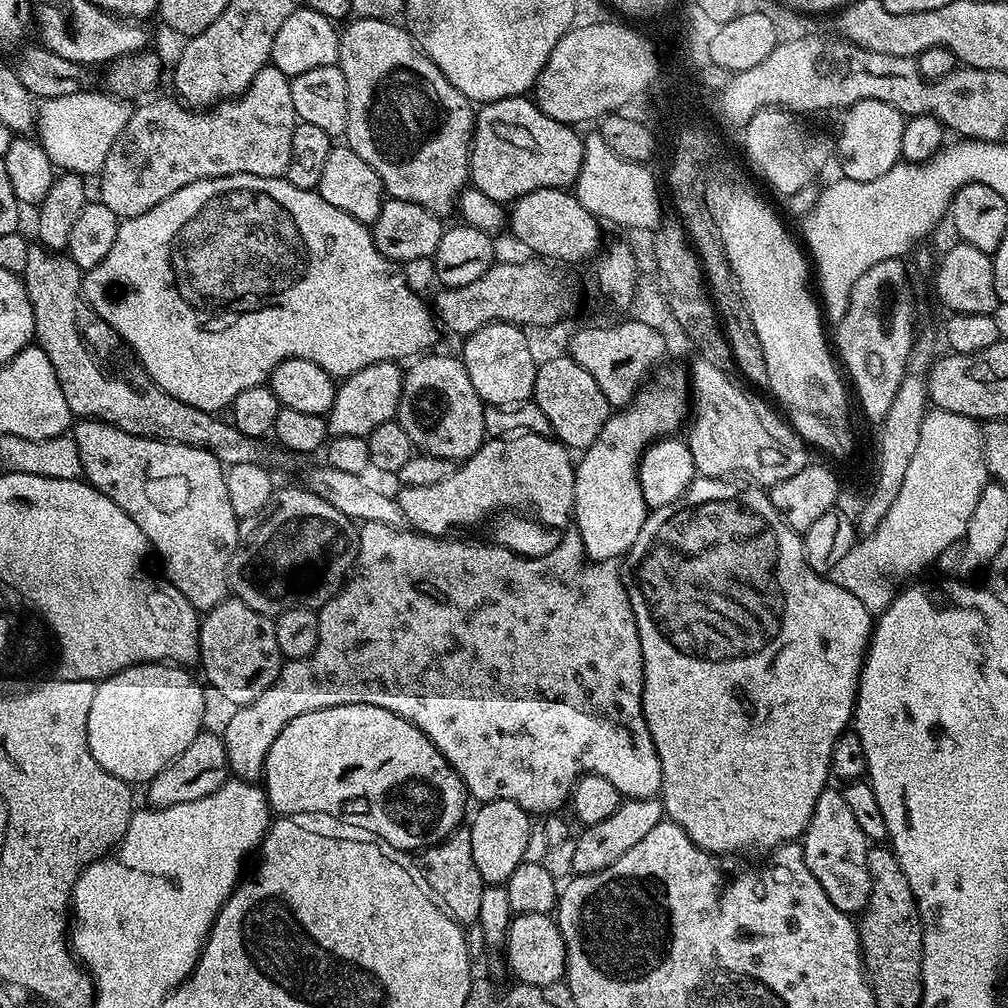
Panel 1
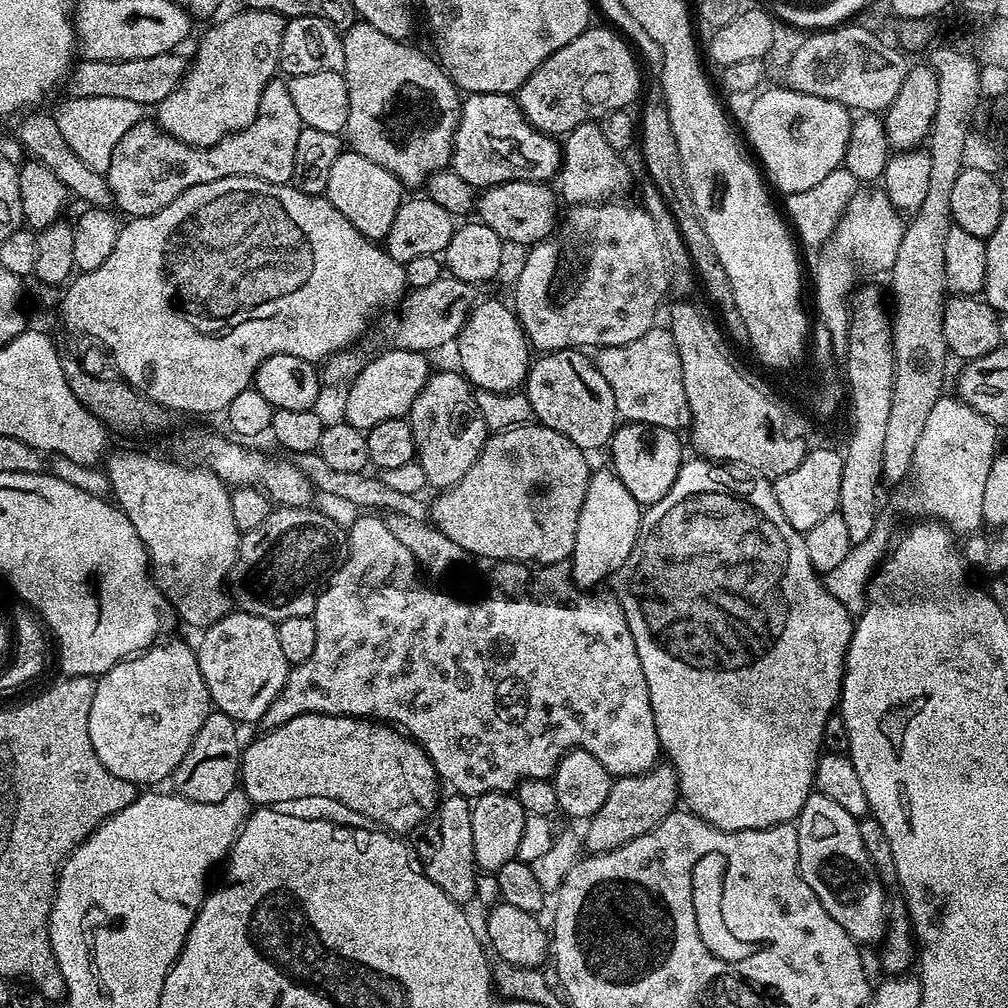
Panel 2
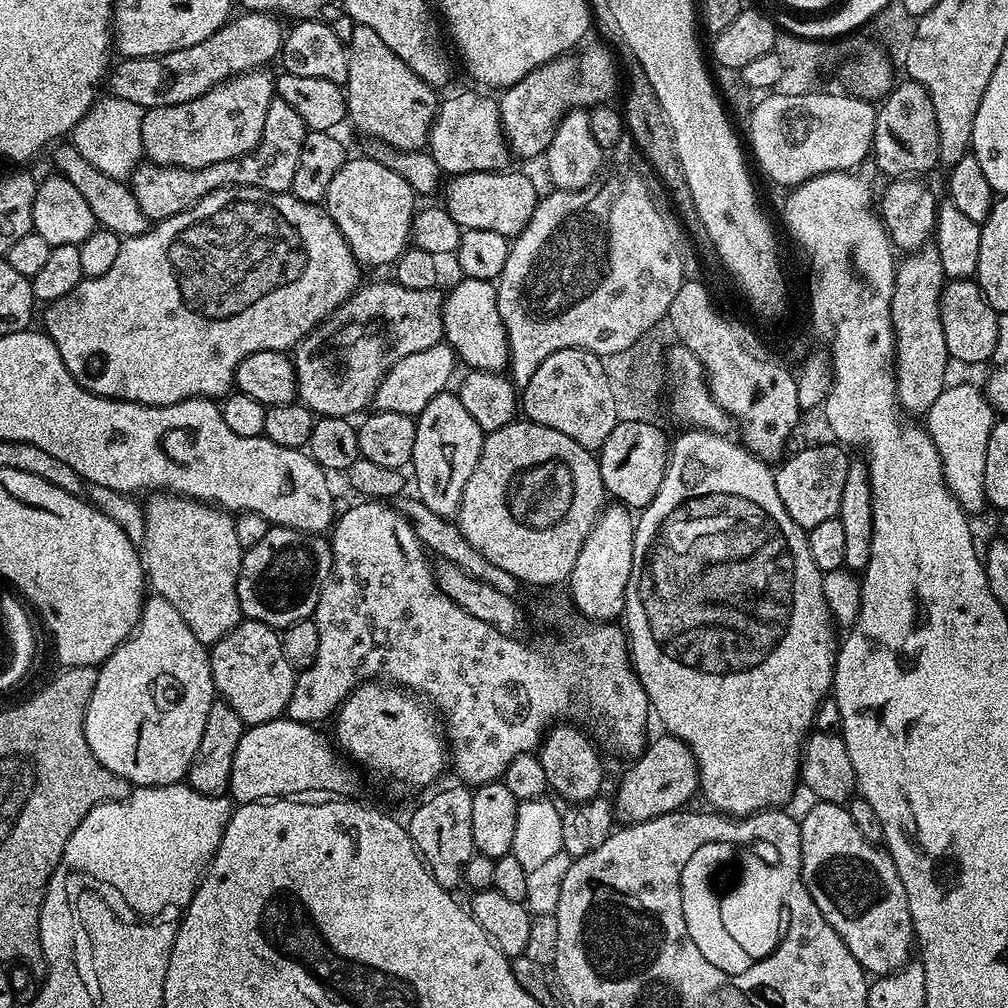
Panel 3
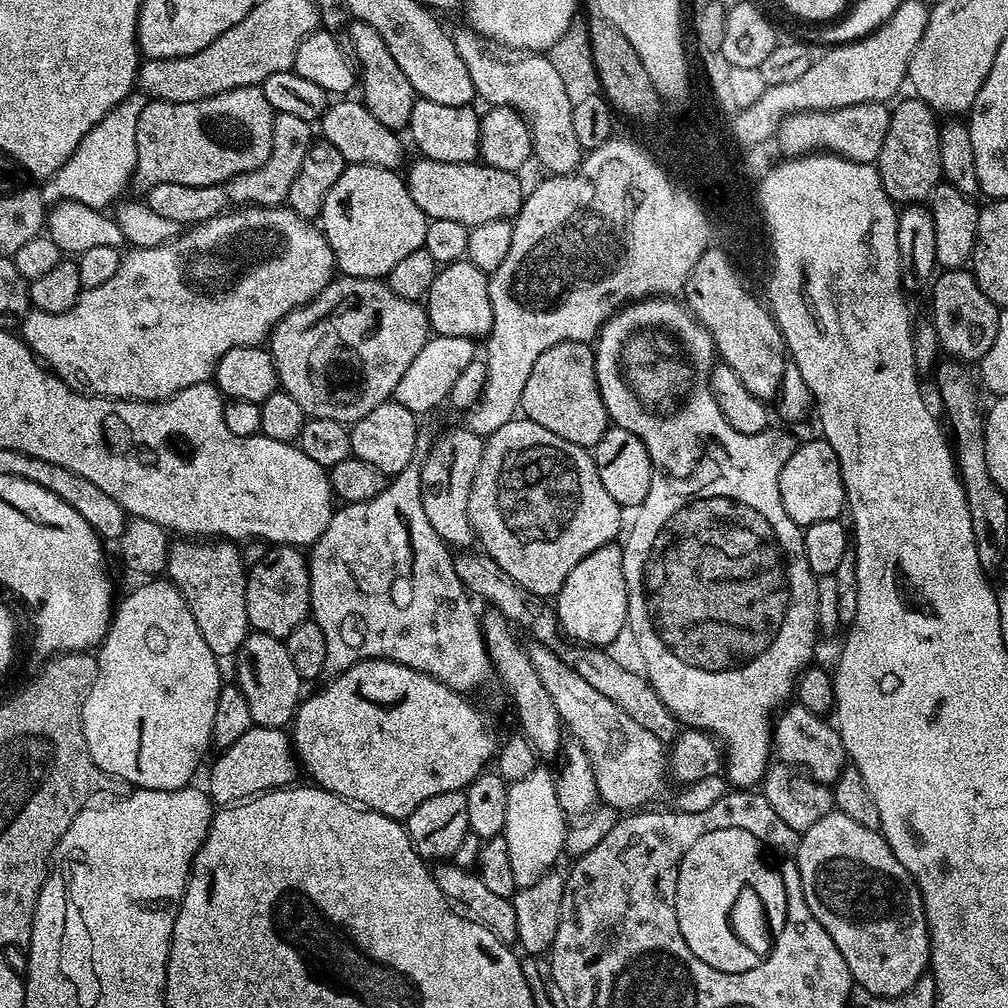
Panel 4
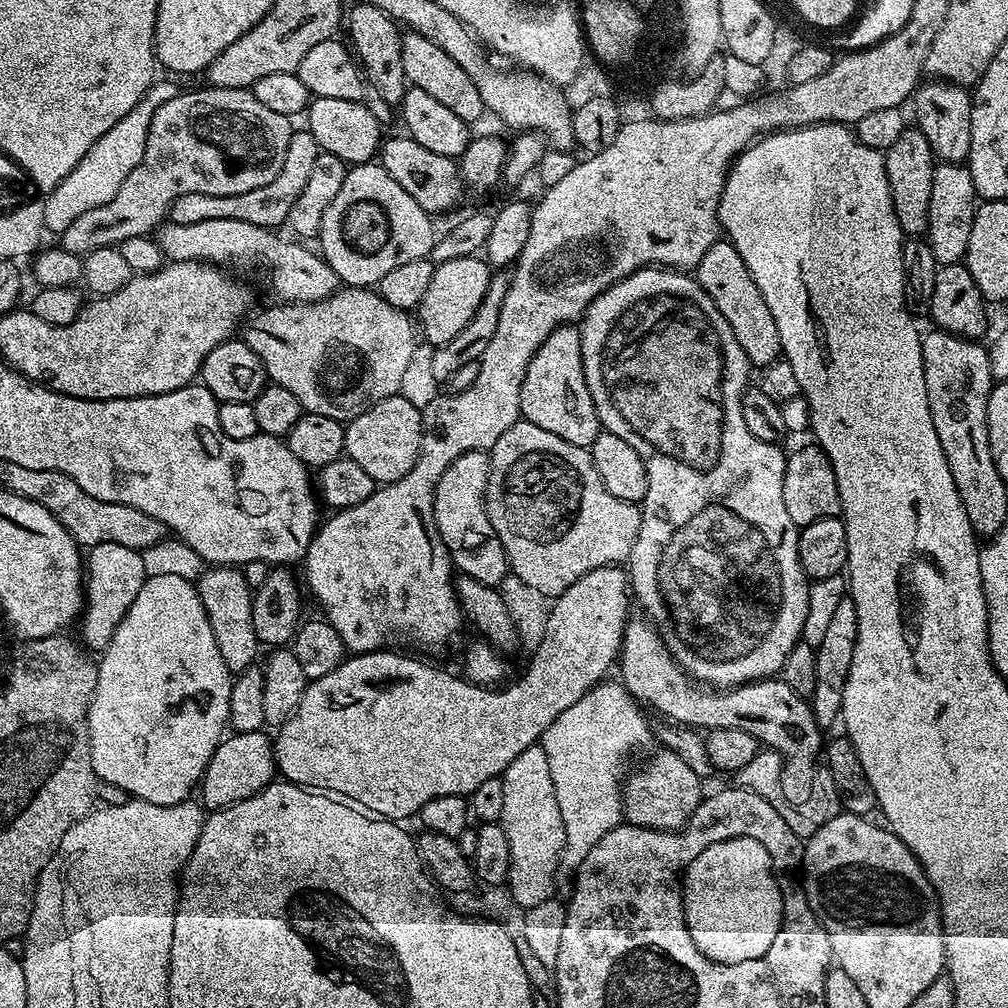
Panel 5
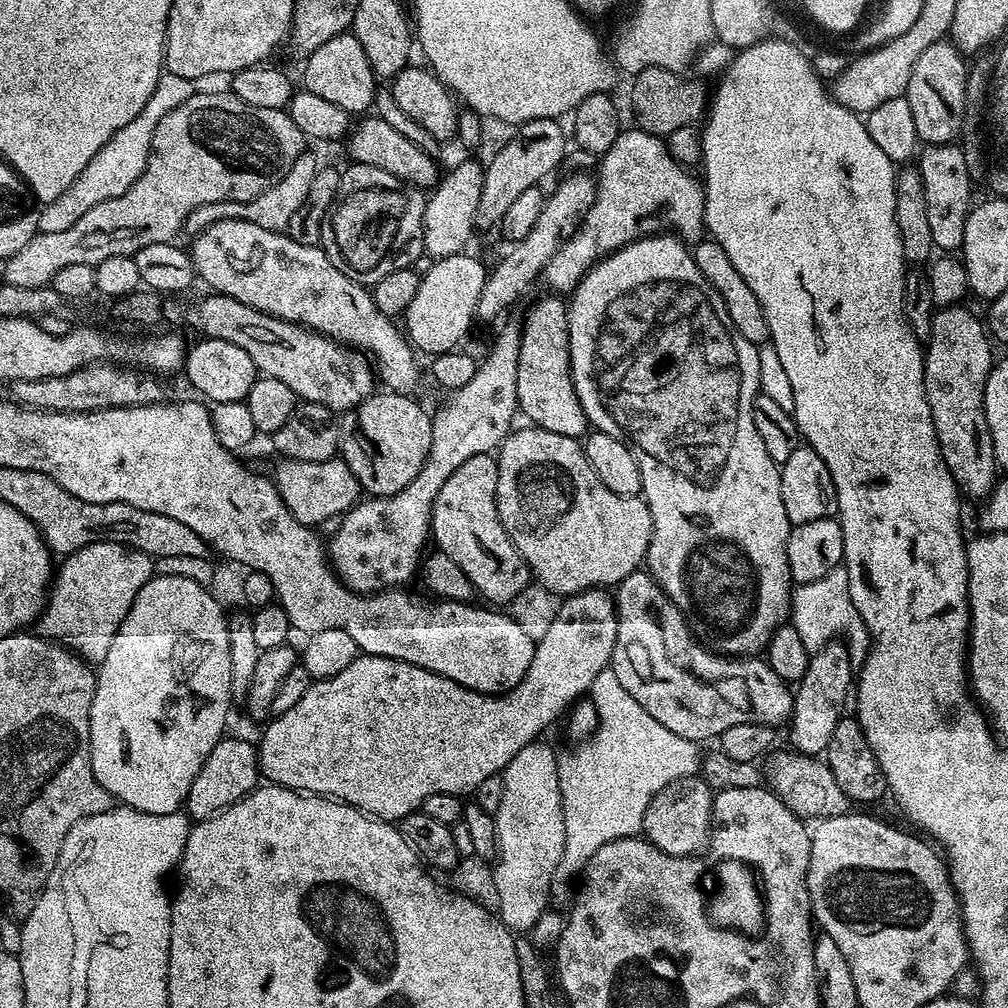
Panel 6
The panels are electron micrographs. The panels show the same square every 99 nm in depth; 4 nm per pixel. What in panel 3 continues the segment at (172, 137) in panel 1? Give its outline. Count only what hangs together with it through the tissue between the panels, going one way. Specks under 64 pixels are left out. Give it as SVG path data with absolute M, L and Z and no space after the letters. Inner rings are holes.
M273 98L270 102L270 110L266 110L266 126L262 126L262 138L251 154L239 156L226 162L214 162L214 166L206 166L205 168L171 168L151 162L140 162L130 177L130 187L134 199L138 202L142 214L146 214L148 221L155 222L170 218L174 214L182 214L182 210L194 206L194 202L198 202L206 194L219 188L229 188L235 184L255 186L271 192L291 192L294 170L298 166L298 154L302 151L302 138L308 131L309 129L302 122L302 118L298 118L298 113L288 103L282 102L279 98Z

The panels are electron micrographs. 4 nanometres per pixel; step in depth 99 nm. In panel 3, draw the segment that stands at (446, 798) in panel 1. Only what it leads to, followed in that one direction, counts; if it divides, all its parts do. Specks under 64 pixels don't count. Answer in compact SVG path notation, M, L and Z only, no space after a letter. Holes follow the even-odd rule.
M287 718L245 727L238 750L234 750L234 766L230 766L227 795L237 805L312 794L308 792L351 797L356 788L351 772L353 769L334 747L333 741L329 737L327 740L320 730L307 722Z

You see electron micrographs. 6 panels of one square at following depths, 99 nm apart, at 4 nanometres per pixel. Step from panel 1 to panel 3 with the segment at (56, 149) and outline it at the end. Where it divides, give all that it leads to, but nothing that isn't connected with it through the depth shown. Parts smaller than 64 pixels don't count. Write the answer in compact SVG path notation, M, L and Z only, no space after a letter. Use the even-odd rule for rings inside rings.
M101 95L90 111L78 122L76 129L70 133L70 143L80 151L82 158L86 158L86 162L102 170L102 174L110 174L110 178L115 180L127 181L144 156L142 146L144 113L145 109L134 106L134 102L126 102L126 98Z

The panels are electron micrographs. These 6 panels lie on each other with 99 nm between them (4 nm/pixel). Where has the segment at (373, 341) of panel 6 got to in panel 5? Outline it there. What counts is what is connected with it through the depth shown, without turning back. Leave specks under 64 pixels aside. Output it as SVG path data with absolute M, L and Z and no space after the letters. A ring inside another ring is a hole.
M210 218L210 222L189 224L165 222L156 229L154 239L169 261L206 260L217 266L235 264L238 268L266 268L269 274L268 284L276 295L275 299L280 302L318 302L338 287L334 270L324 261L323 255L315 251L312 253L308 246L295 239L283 240L275 231L259 228L250 222L238 222L230 218Z

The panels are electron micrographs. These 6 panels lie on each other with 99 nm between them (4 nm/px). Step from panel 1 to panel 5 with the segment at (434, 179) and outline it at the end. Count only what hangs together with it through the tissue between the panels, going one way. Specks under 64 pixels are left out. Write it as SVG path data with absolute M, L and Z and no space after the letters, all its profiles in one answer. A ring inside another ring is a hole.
M364 2L364 4L354 5L352 9L350 7L347 9L346 28L347 26L349 36L347 39L358 57L358 63L371 91L373 88L386 103L393 106L399 105L404 99L406 81L400 48L402 32L397 22L378 6L374 6L371 2Z

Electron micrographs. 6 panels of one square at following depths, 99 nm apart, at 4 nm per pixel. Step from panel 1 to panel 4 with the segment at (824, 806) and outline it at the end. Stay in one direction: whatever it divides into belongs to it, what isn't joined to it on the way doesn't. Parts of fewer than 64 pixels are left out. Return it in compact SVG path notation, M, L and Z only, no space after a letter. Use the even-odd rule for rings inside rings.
M830 811L799 837L796 865L810 914L814 914L826 934L834 938L834 946L838 946L842 958L846 958L853 981L859 987L861 984L869 997L906 994L906 990L929 971L932 941L922 894L906 866L894 858L894 850L890 850L877 829L853 822L841 812Z

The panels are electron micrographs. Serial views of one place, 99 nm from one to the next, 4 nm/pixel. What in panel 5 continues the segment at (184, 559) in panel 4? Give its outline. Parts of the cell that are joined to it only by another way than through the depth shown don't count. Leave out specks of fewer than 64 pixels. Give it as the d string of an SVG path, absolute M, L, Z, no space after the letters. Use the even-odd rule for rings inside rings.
M212 566L200 573L195 585L202 606L206 610L210 630L214 630L214 642L218 642L218 650L222 650L222 658L228 663L228 669L234 674L239 674L257 663L258 641L254 634L252 613L254 589L246 582L243 571L236 566Z

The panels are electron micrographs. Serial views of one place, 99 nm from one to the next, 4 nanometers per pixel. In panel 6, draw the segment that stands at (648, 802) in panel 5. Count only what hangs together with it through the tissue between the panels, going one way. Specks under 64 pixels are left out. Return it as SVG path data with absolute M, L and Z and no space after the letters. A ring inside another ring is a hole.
M699 775L675 780L652 799L644 815L643 835L671 856L694 856L707 845L712 826L712 789Z

